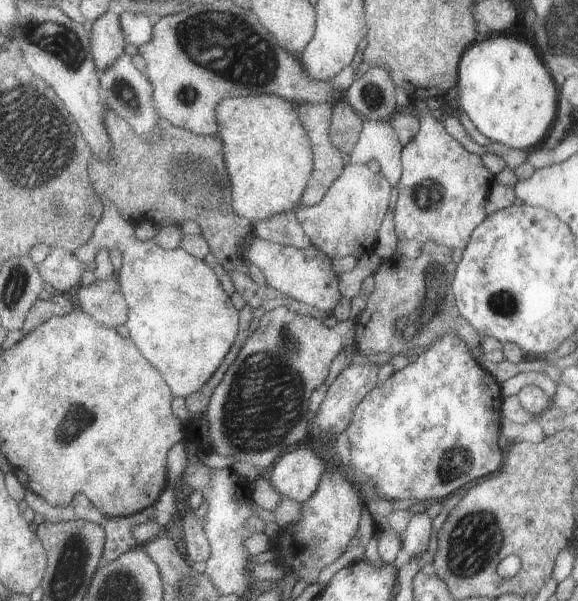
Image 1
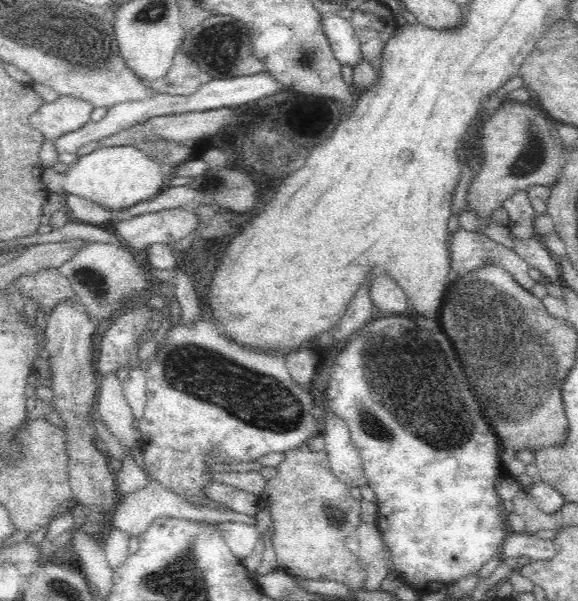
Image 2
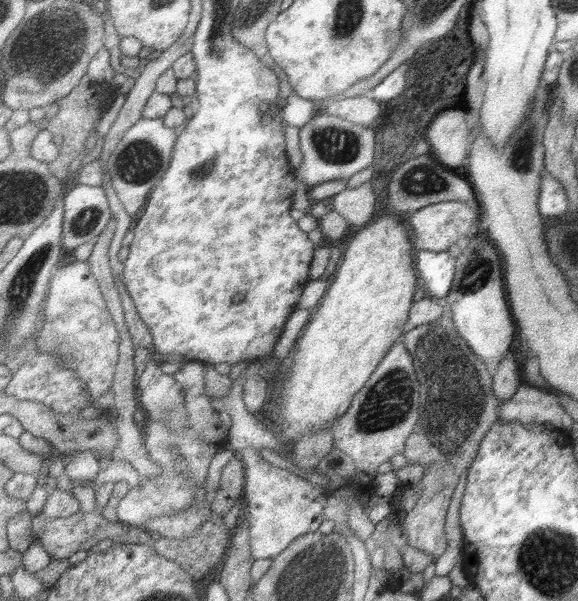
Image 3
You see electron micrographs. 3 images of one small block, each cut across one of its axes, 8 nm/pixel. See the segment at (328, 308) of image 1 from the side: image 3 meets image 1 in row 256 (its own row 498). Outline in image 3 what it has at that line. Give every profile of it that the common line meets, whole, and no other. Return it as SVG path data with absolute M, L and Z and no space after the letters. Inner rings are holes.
M241 450L237 456L243 460L245 466L245 502L247 502L247 522L251 528L251 552L255 560L263 558L275 558L281 554L295 538L317 532L323 518L323 508L329 498L329 494L319 488L317 484L311 484L309 480L295 476L289 470L277 468L267 464L257 450Z

